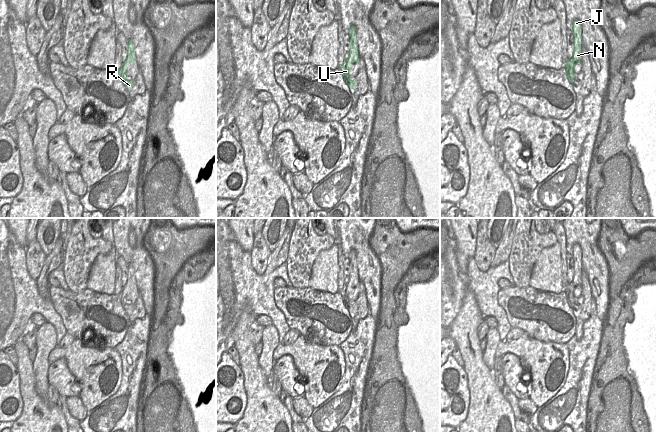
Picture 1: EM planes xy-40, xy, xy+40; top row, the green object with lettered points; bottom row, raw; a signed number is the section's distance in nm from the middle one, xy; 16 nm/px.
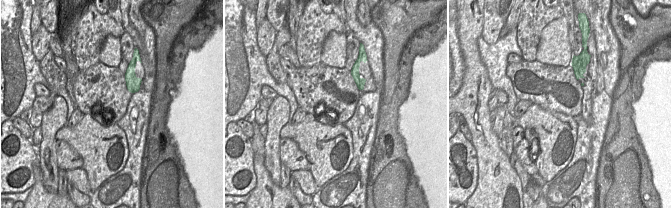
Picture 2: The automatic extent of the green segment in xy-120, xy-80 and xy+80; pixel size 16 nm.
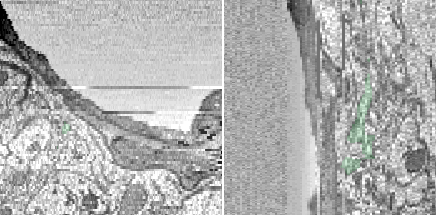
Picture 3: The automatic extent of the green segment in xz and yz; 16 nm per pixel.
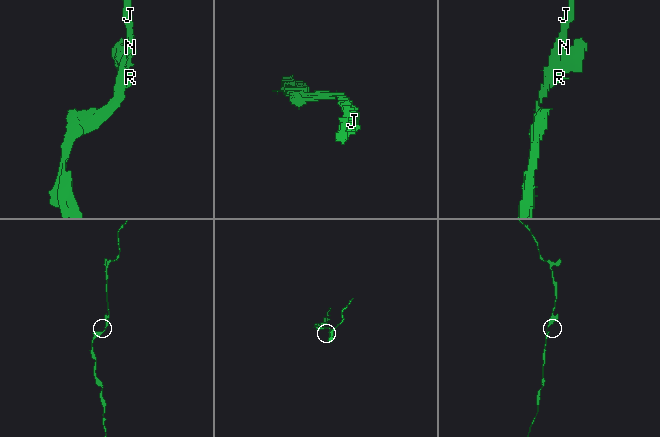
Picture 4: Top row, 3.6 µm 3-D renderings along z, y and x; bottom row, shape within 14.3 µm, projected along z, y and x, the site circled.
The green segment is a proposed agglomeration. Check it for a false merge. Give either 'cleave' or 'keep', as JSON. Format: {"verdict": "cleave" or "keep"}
{"verdict": "keep"}

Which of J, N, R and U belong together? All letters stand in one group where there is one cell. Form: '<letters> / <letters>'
J N R U

